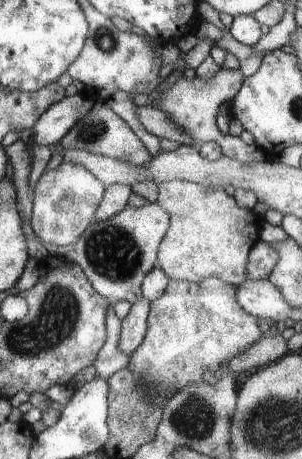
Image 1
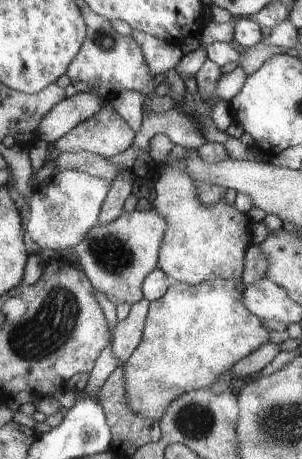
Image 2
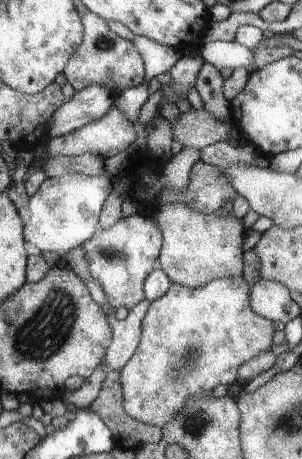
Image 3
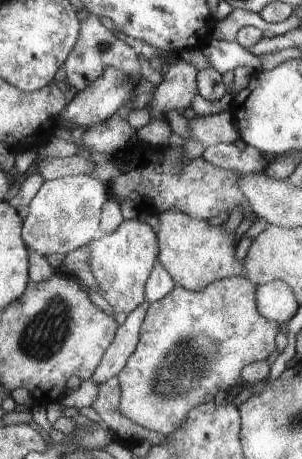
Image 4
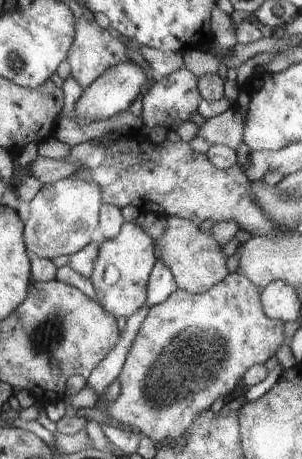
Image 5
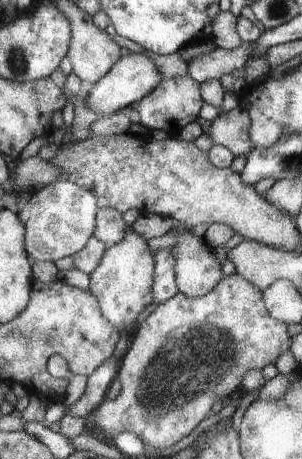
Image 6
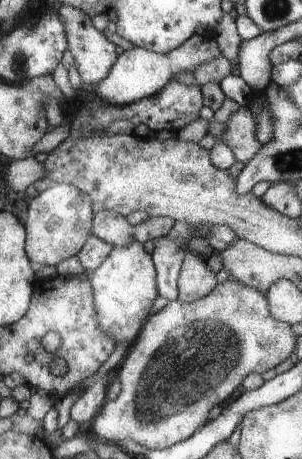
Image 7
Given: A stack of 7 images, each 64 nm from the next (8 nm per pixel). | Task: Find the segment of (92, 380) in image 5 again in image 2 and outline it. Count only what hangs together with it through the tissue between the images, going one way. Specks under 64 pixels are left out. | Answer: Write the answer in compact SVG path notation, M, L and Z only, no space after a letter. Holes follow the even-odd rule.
M141 300L131 306L129 314L117 322L117 328L113 332L113 354L121 360L127 362L127 358L137 350L143 338L143 328L149 312L149 300Z

